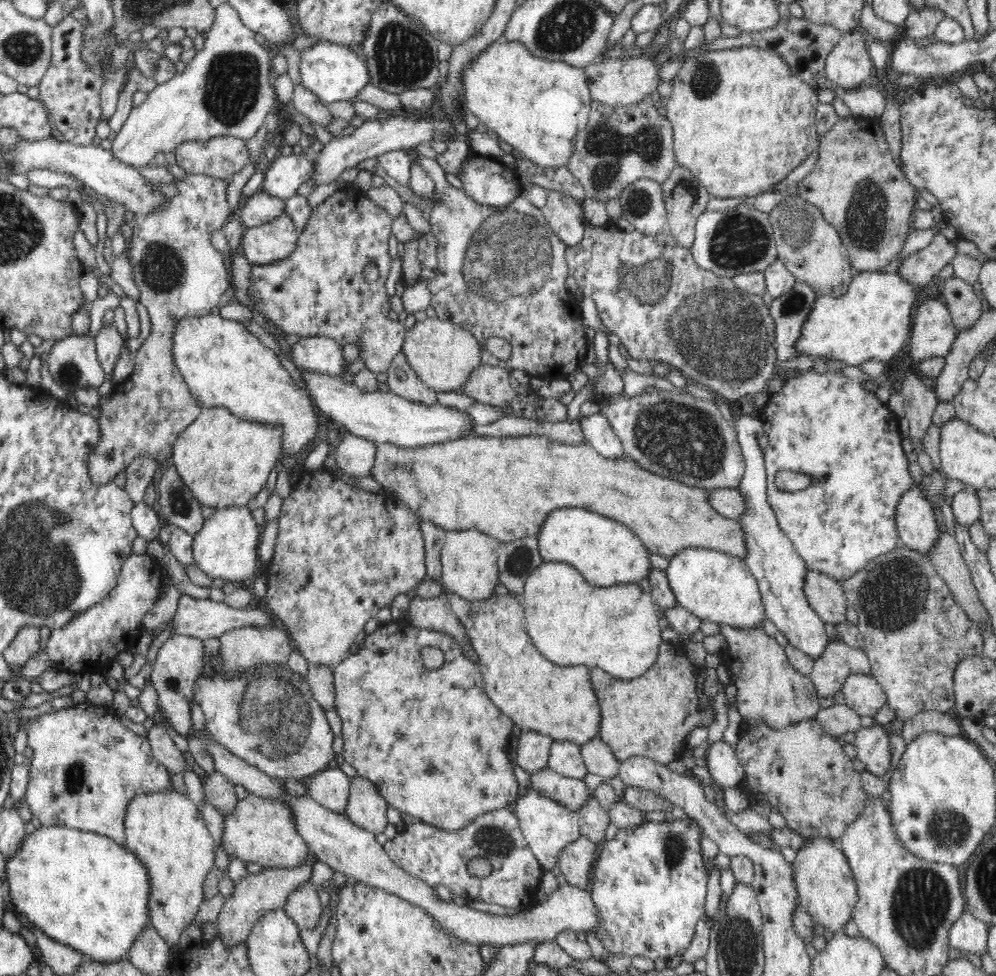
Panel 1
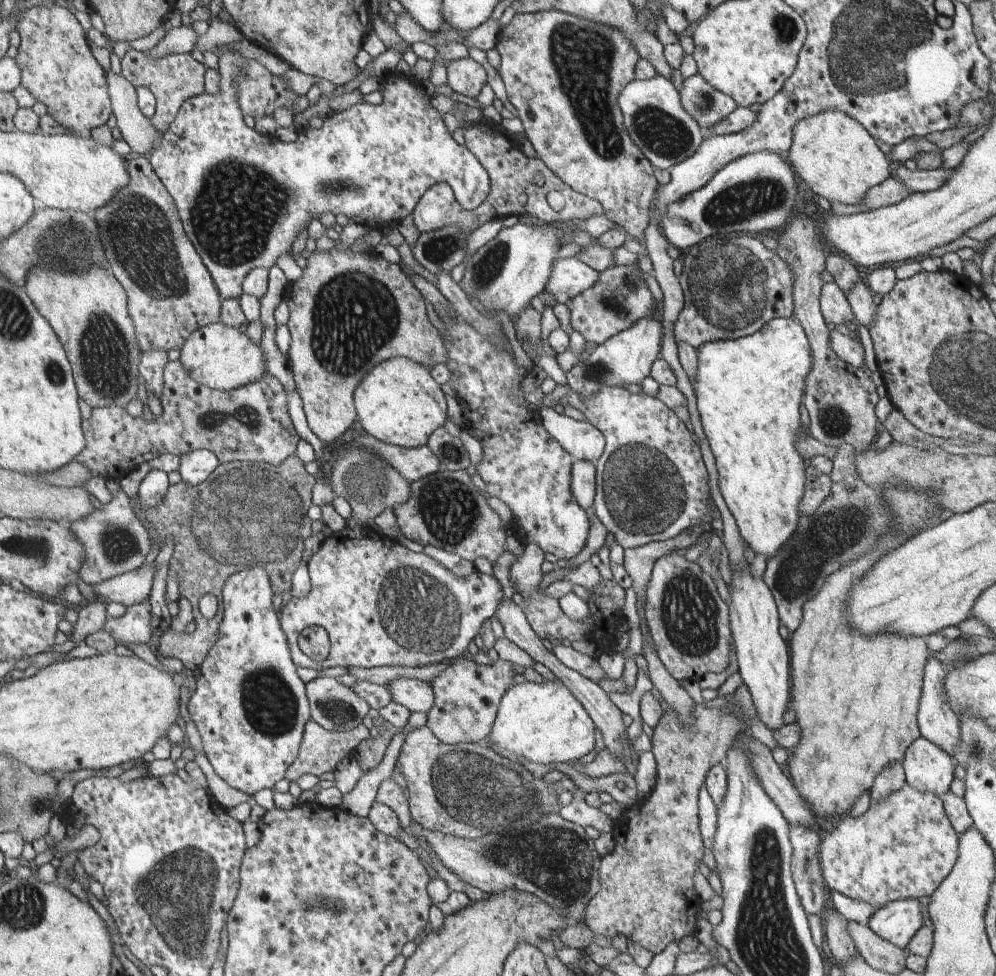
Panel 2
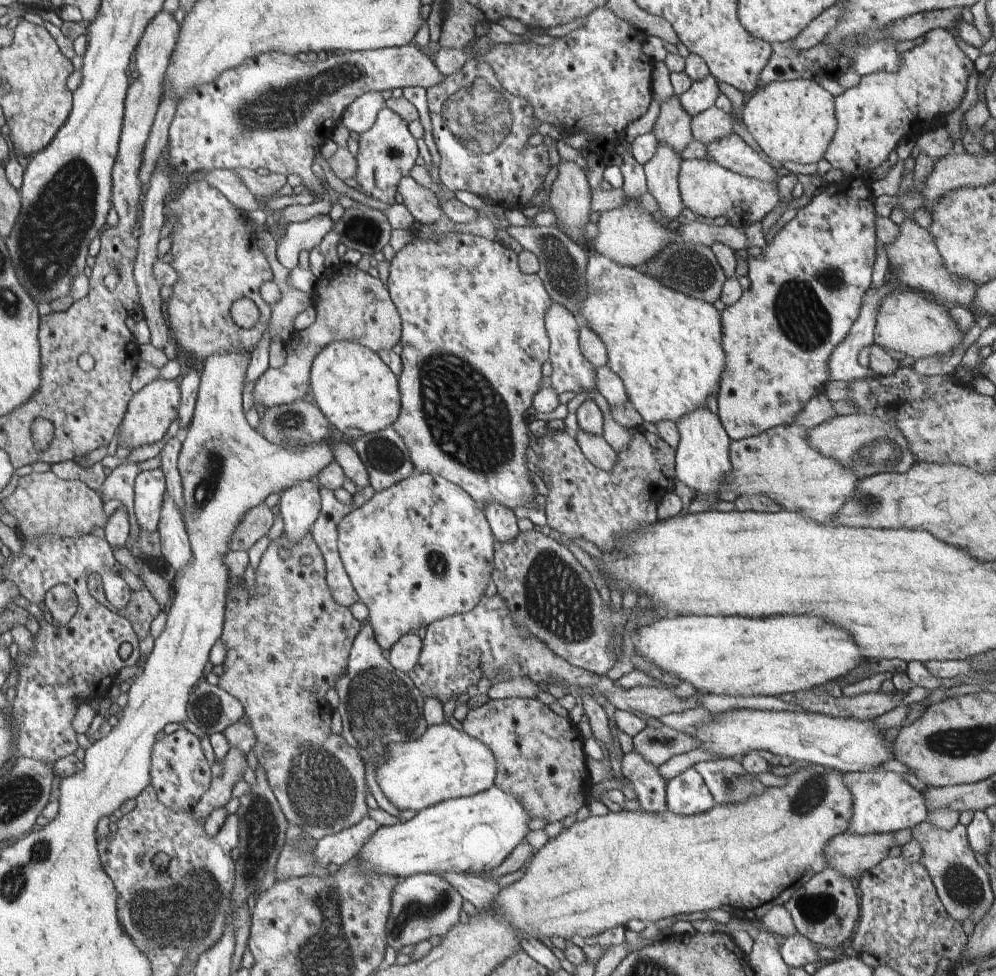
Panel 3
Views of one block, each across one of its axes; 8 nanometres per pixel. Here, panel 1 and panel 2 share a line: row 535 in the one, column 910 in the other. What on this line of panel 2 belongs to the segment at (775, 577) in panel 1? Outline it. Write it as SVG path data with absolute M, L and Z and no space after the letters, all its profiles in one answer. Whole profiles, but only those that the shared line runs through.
M920 736L910 743L902 768L910 788L942 798L950 791L955 765L953 757Z

